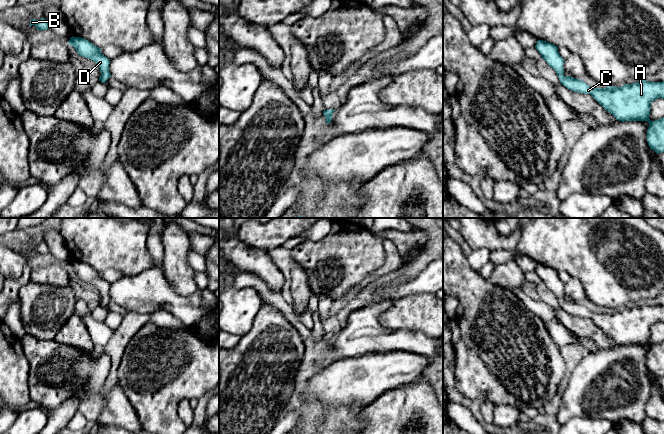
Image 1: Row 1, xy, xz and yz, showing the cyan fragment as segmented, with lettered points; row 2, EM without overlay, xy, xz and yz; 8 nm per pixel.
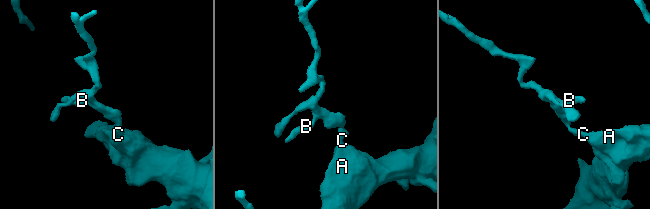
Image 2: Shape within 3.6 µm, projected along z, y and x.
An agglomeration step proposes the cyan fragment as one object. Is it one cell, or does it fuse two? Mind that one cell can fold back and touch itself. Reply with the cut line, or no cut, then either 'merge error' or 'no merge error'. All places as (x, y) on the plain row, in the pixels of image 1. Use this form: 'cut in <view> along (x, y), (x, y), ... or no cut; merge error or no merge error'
no cut; no merge error

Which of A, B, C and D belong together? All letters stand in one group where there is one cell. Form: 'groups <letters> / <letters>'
groups A B C D

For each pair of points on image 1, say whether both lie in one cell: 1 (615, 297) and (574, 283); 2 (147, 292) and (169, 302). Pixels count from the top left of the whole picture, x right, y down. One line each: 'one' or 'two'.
1: two
2: one

